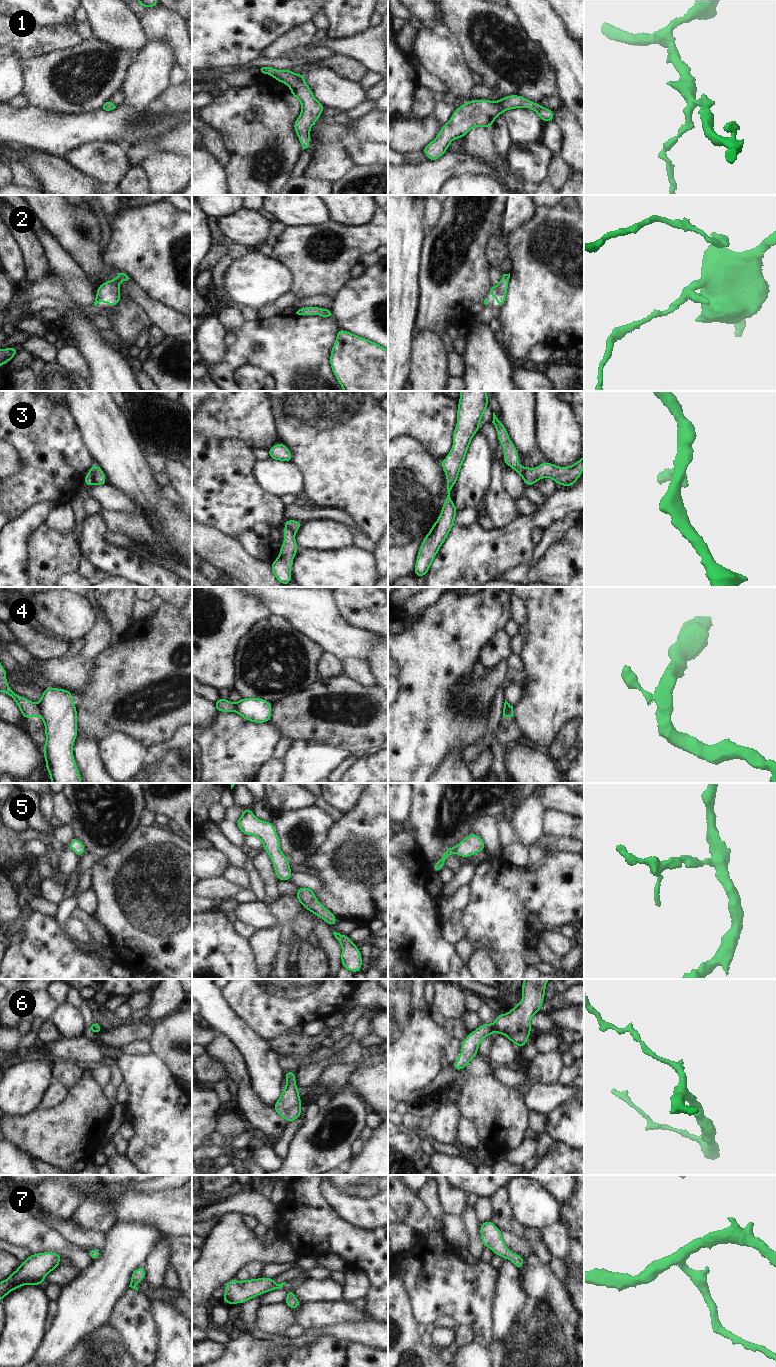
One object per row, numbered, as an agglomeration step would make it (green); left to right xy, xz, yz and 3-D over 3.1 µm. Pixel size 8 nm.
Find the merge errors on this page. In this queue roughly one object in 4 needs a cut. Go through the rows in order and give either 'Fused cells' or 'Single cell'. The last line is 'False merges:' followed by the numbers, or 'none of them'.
1: Single cell
2: Single cell
3: Fused cells
4: Fused cells
5: Single cell
6: Single cell
7: Single cell
False merges: 3, 4

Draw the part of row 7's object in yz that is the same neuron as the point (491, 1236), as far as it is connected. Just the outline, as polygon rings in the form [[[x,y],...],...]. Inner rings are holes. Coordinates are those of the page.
[[[492,1221],[480,1224],[480,1235],[484,1247],[489,1247],[494,1255],[499,1255],[502,1259],[509,1259],[521,1270],[524,1265],[524,1258],[507,1248],[502,1238],[501,1230]]]

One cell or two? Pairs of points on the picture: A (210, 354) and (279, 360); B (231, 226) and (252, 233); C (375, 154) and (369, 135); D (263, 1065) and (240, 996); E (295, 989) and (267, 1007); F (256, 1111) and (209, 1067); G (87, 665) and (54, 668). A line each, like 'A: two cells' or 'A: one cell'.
A: two cells
B: one cell
C: two cells
D: two cells
E: one cell
F: two cells
G: one cell

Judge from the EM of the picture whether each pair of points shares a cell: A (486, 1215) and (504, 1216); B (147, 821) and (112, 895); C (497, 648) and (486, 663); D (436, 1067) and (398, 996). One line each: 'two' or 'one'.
A: two
B: two
C: one
D: one

